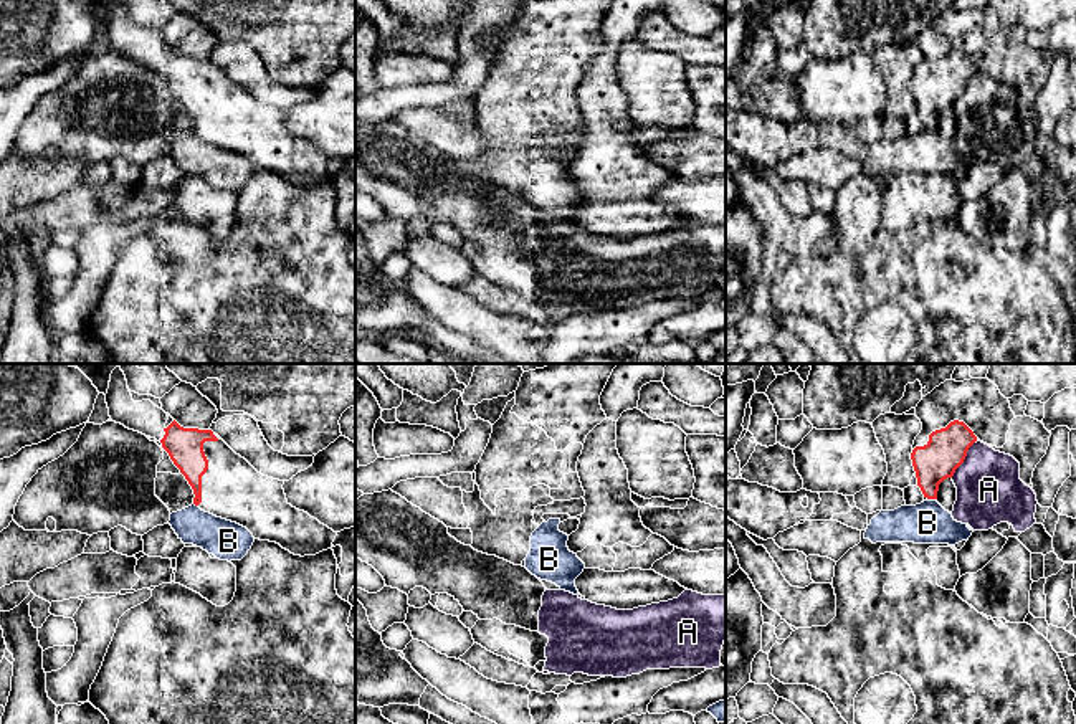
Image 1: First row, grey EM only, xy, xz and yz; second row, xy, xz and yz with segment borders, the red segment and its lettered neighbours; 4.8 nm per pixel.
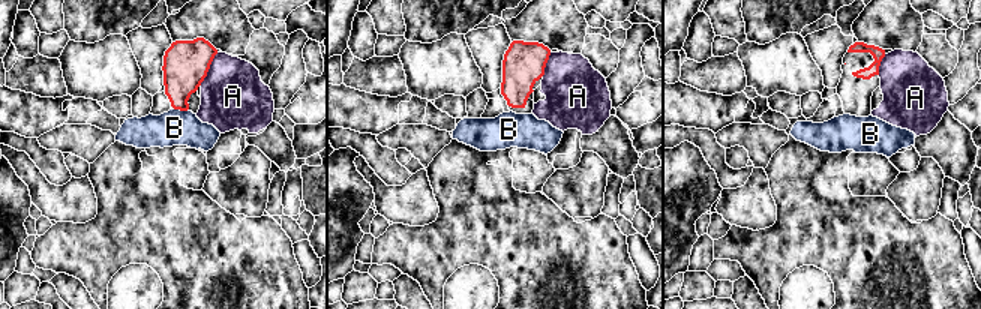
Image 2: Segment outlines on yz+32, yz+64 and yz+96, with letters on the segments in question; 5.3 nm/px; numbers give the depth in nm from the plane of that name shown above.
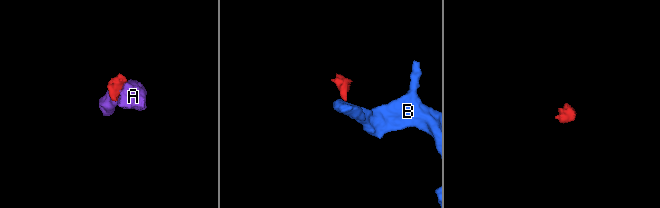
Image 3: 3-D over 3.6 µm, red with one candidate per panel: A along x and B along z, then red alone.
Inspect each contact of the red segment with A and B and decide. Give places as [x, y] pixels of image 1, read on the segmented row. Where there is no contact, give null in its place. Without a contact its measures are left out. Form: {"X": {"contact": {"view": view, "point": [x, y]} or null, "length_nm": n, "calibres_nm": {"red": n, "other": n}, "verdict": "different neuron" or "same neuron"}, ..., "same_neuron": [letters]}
{"A": {"contact": {"view": "yz", "point": [964, 458]}, "length_nm": 200, "calibres_nm": {"red": 200, "other": 320}, "verdict": "different neuron"}, "B": {"contact": {"view": "xy", "point": [195, 504]}, "length_nm": 30, "calibres_nm": {"red": 160, "other": 190}, "verdict": "different neuron"}, "same_neuron": []}

